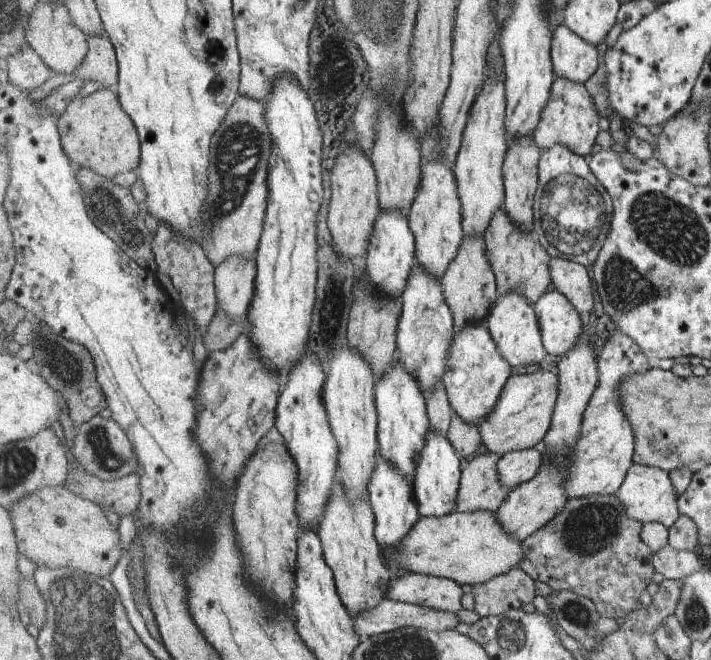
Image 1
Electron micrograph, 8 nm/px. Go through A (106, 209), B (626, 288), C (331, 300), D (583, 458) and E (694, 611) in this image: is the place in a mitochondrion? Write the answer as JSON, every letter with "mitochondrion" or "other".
{"A":"mitochondrion","B":"mitochondrion","C":"mitochondrion","D":"other","E":"mitochondrion"}

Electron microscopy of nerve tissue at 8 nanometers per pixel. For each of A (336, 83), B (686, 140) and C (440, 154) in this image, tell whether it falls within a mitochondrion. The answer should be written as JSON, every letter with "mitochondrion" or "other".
{"A":"other","B":"other","C":"other"}

